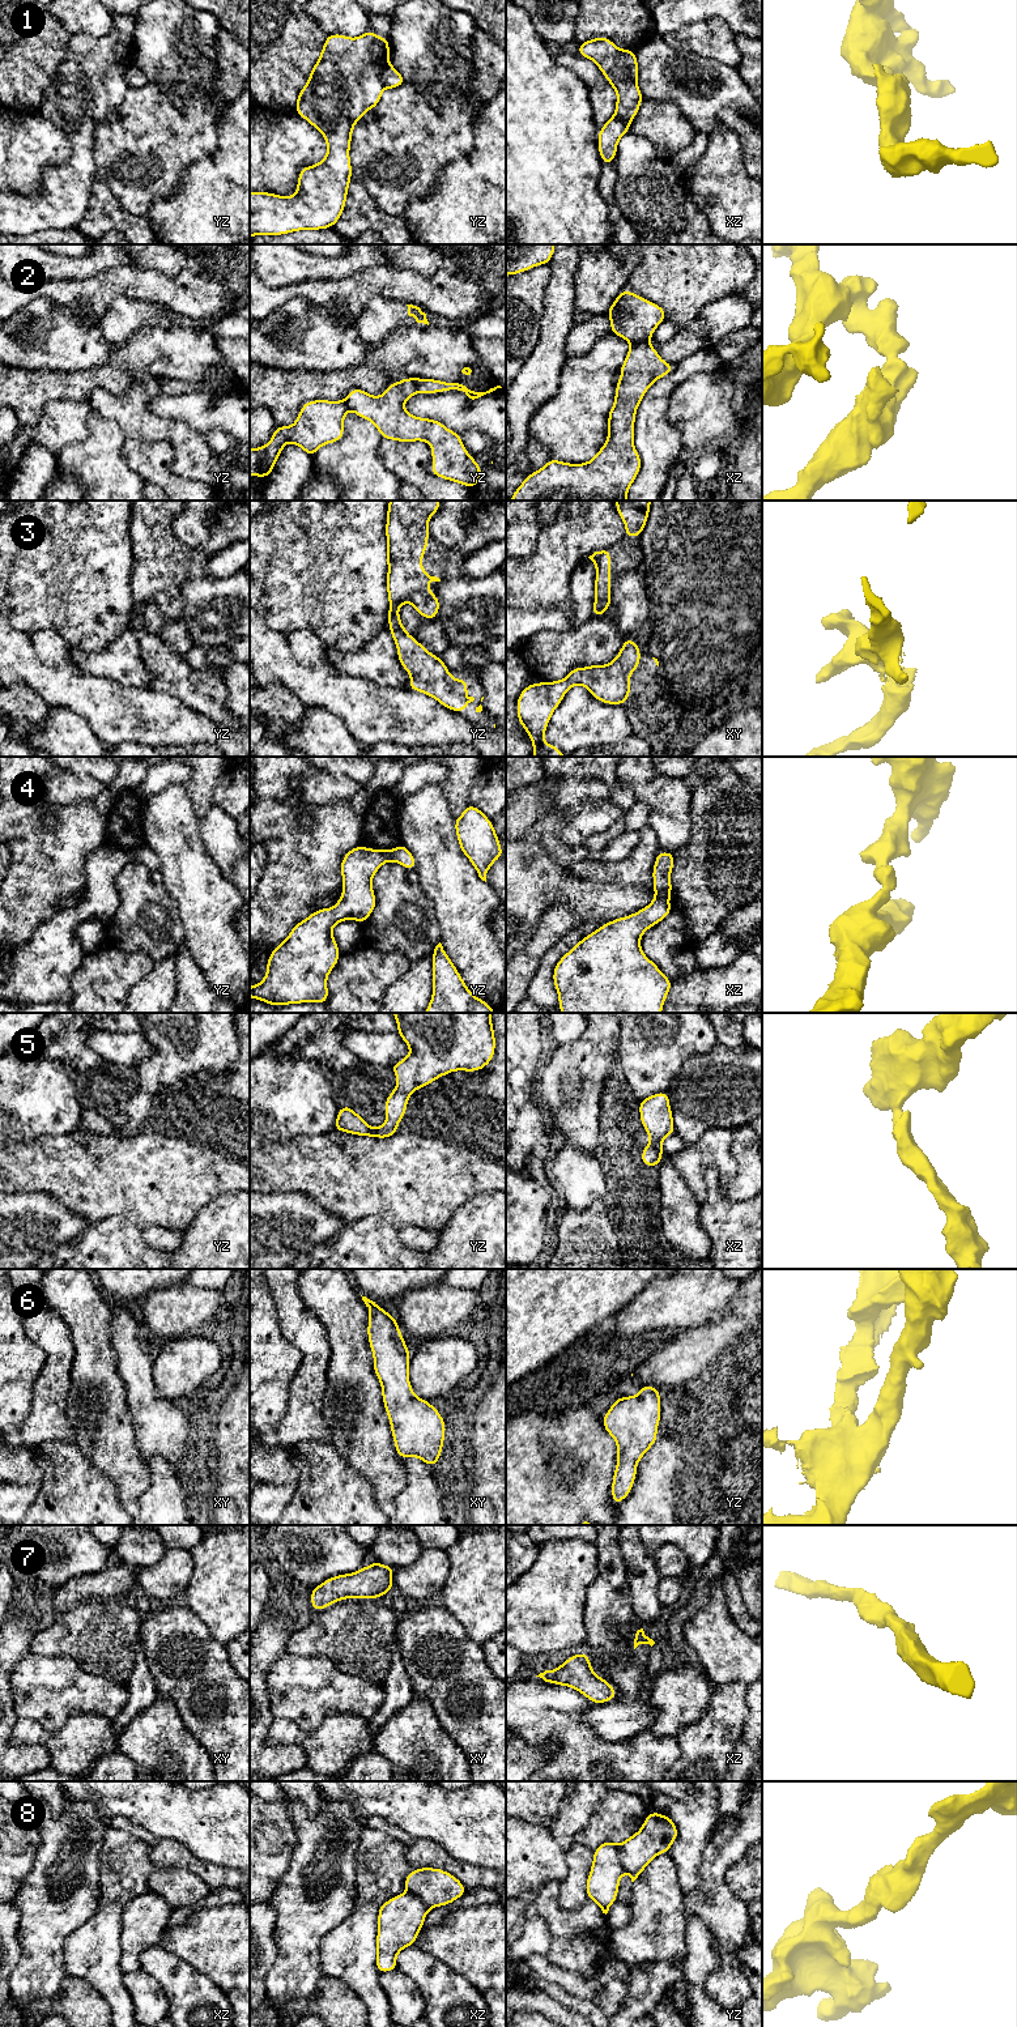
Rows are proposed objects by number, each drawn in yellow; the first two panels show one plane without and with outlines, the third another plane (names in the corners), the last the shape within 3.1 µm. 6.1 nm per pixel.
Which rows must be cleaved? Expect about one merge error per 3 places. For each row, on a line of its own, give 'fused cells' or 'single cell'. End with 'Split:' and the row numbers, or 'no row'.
1: fused cells
2: fused cells
3: single cell
4: fused cells
5: single cell
6: single cell
7: single cell
8: fused cells
Split: 1, 2, 4, 8

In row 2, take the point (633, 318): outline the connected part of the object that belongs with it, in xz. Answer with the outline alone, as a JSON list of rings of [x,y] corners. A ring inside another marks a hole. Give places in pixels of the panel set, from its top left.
[[[625,289],[607,312],[610,332],[630,344],[648,342],[656,327],[665,320],[665,314],[661,306]]]

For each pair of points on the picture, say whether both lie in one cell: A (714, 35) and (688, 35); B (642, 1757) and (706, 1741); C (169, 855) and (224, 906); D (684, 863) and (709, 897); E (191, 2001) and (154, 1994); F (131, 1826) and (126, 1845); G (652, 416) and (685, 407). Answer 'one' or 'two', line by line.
A: one
B: two
C: one
D: one
E: two
F: two
G: two

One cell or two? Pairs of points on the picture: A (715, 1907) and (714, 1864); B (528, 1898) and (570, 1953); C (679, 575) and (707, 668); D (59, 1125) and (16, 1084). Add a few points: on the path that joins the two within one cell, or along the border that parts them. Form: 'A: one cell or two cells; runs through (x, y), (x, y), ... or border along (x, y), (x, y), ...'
A: one cell; runs through (714, 1896), (714, 1874)
B: two cells; border along (540, 1889), (519, 1920)
C: one cell; runs through (702, 599), (705, 603), (705, 644)
D: one cell; runs through (49, 1115), (26, 1094)

